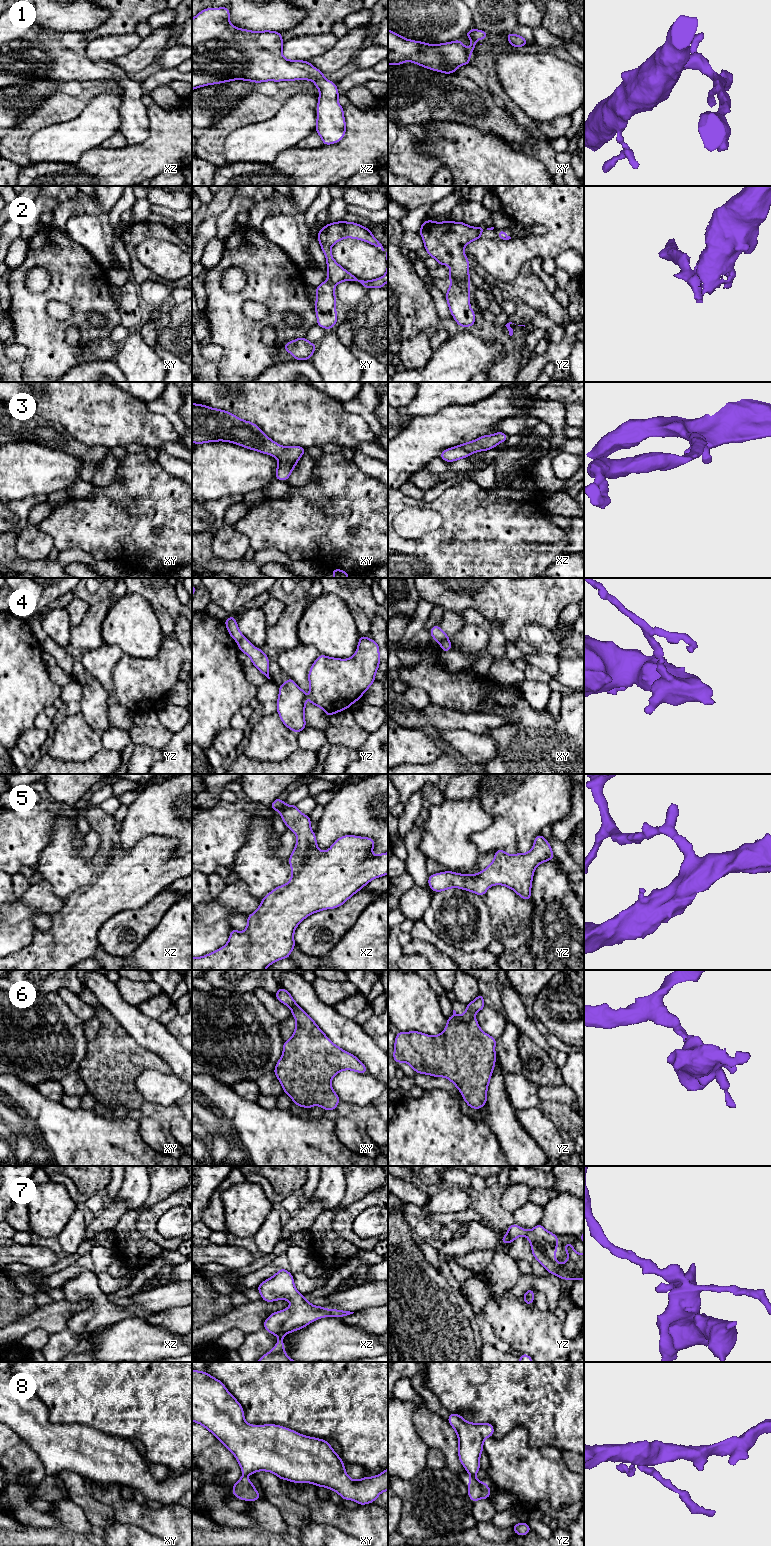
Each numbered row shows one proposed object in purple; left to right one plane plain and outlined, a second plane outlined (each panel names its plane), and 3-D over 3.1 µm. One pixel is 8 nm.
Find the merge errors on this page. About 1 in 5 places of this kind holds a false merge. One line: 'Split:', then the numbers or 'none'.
Split: 2, 4, 8

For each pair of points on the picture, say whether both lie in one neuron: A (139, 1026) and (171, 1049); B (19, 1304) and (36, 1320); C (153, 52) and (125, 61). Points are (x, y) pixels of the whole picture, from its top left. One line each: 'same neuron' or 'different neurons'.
A: same neuron
B: different neurons
C: same neuron

